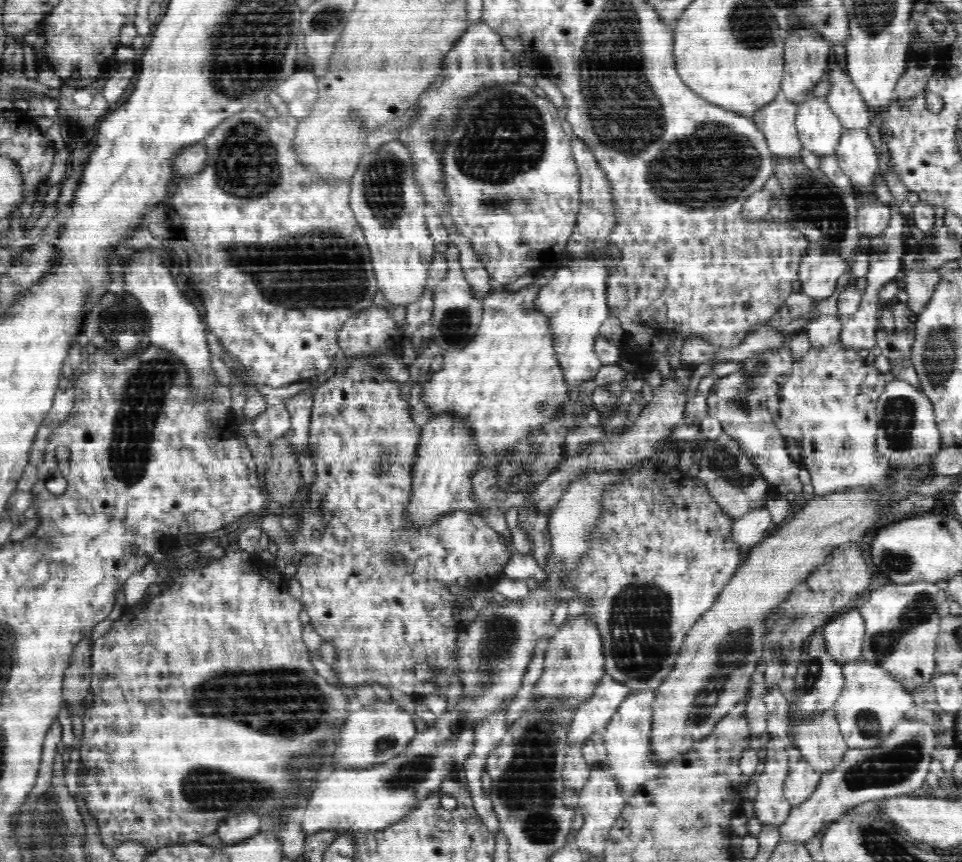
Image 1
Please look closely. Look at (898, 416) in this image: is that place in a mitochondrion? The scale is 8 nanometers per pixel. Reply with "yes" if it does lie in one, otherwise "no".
yes

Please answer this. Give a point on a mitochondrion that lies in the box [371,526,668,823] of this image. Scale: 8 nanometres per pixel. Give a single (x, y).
(498, 635)

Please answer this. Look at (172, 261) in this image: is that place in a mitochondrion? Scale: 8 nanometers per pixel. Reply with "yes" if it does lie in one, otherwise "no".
no

